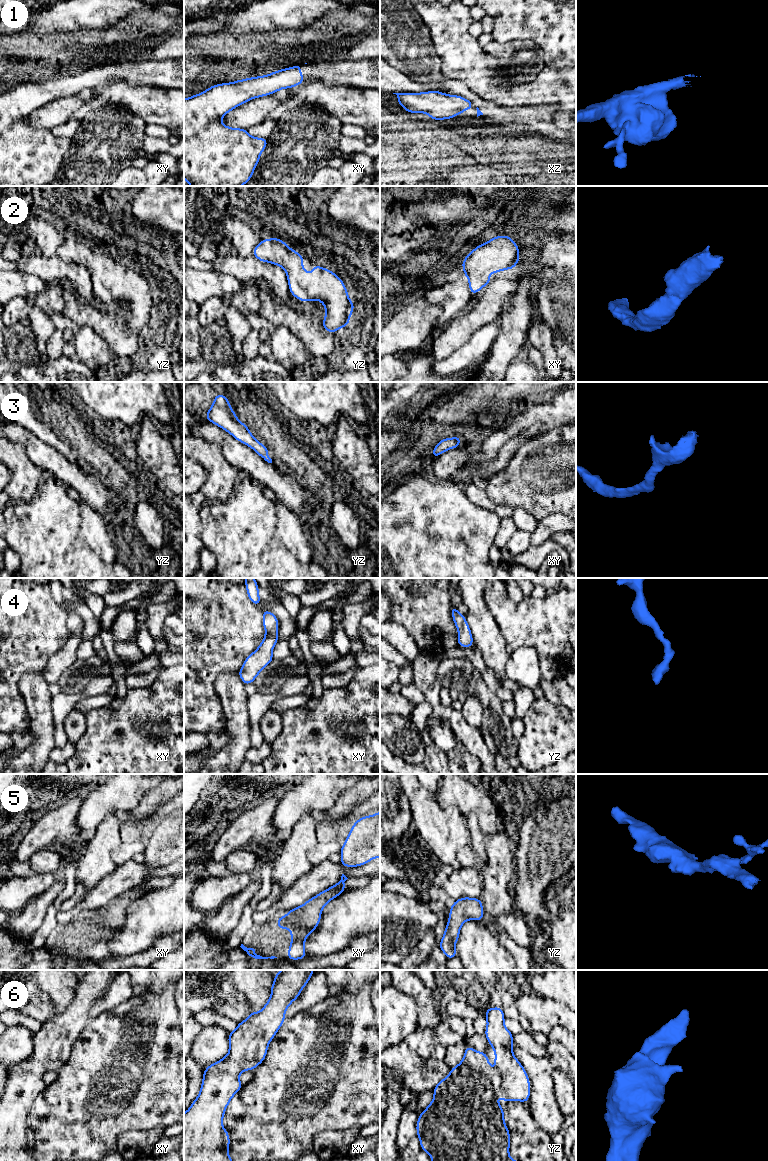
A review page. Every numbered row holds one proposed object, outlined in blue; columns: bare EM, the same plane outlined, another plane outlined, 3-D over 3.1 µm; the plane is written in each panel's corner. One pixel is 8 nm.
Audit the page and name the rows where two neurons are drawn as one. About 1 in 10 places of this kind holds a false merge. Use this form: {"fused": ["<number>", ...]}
{"fused": []}

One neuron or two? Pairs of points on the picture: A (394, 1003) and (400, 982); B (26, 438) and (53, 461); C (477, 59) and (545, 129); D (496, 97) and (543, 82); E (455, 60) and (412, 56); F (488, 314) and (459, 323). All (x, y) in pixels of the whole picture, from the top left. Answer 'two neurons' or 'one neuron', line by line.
A: two neurons
B: one neuron
C: two neurons
D: one neuron
E: two neurons
F: one neuron

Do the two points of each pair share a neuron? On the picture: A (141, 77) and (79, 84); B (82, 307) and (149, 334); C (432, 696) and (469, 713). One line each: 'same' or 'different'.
A: same
B: same
C: different

